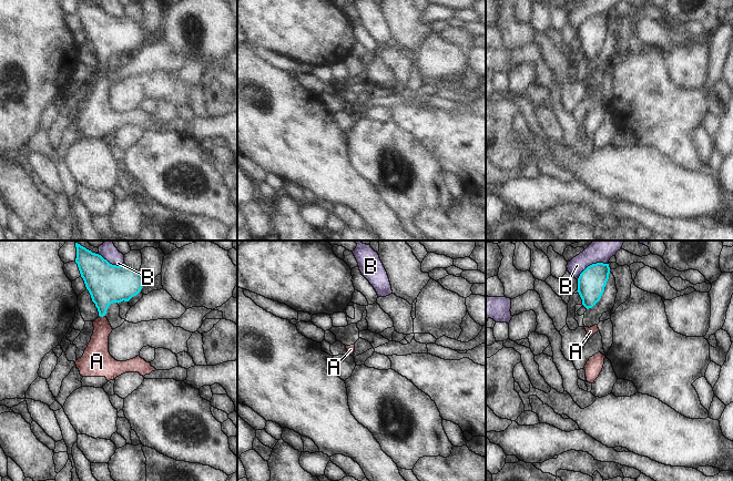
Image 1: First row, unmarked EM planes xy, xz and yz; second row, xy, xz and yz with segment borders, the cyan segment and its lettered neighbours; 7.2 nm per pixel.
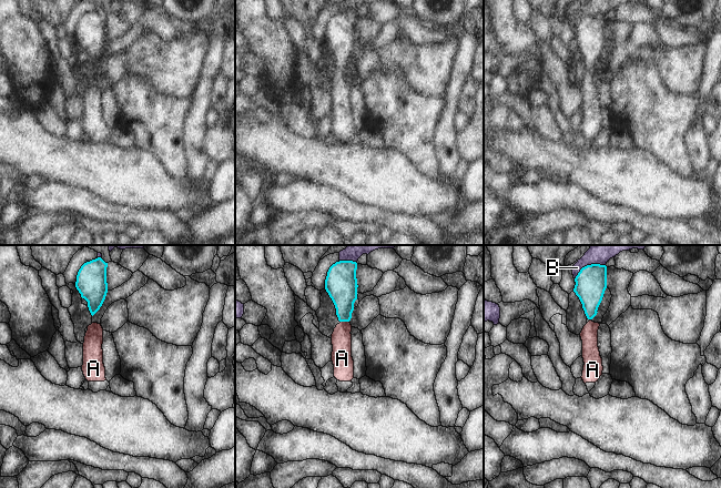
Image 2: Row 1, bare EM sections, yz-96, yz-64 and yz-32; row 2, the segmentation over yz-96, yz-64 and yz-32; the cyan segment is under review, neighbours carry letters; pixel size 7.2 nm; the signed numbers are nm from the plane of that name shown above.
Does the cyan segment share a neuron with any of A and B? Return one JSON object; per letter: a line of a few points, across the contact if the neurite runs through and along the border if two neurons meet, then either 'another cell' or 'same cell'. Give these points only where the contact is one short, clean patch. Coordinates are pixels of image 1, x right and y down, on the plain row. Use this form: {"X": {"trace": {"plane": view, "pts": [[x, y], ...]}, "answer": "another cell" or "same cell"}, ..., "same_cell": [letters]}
{"A": {"trace": {"plane": "xy", "pts": [[107, 36], [102, 47], [102, 68], [102, 83], [98, 101]]}, "answer": "same cell"}, "B": {"trace": {"plane": "yz", "pts": [[608, 14], [592, 14], [577, 30]]}, "answer": "another cell"}, "same_cell": ["A"]}

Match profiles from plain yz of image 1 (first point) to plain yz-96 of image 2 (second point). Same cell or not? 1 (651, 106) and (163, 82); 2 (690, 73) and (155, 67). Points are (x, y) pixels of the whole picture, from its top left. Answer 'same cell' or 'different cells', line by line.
1: different cells
2: same cell

